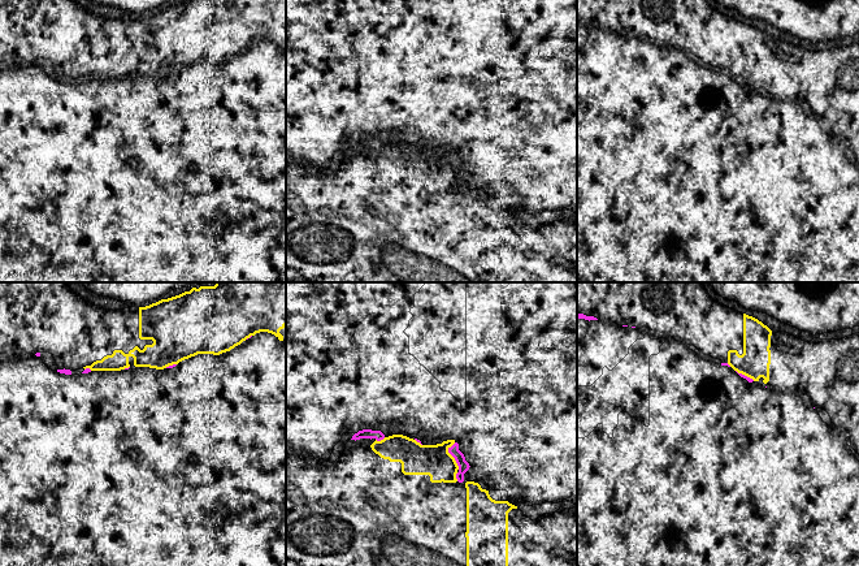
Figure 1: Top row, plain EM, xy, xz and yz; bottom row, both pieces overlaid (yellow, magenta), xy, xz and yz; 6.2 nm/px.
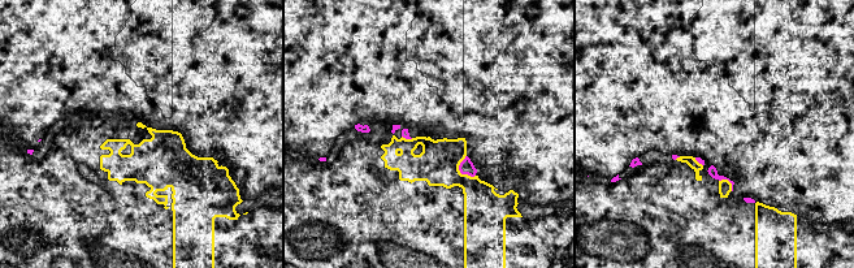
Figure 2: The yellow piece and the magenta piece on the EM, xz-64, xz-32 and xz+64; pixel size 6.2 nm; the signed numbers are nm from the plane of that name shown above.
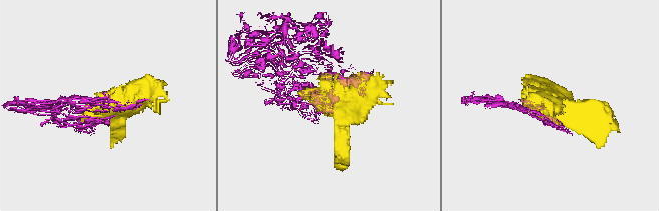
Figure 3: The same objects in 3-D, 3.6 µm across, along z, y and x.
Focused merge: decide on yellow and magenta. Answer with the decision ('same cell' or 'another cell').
same cell

